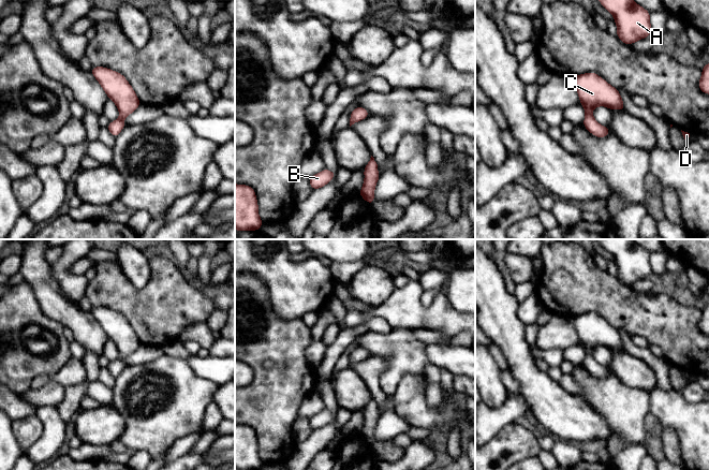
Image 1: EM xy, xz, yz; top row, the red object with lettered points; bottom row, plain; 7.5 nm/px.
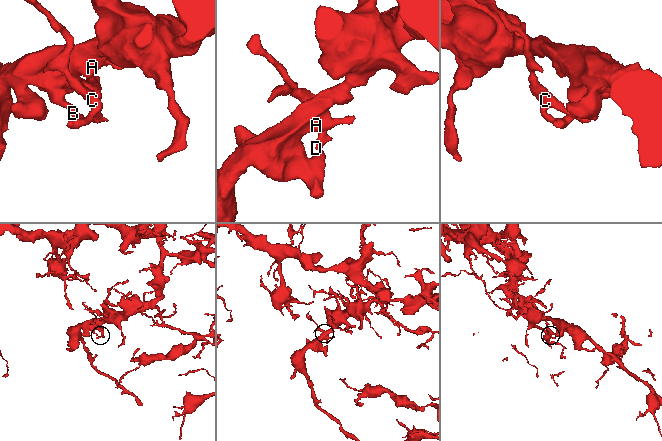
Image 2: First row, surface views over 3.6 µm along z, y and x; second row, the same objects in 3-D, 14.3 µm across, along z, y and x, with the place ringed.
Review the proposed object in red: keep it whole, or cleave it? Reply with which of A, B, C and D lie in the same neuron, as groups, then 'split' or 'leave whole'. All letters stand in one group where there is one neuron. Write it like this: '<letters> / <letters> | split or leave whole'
A B C D | leave whole

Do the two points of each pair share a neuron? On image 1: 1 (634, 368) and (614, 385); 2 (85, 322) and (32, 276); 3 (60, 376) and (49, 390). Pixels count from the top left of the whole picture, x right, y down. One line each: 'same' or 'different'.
1: different
2: same
3: different

